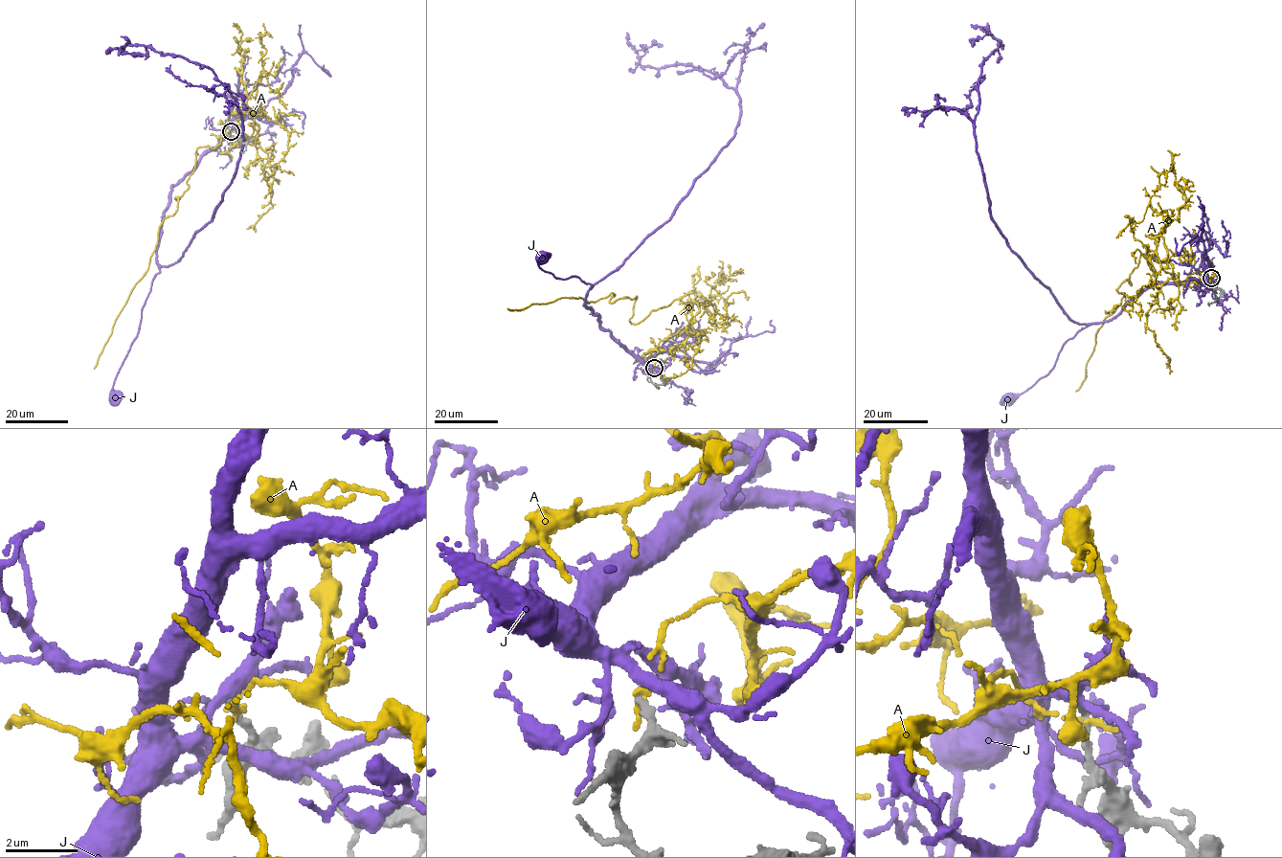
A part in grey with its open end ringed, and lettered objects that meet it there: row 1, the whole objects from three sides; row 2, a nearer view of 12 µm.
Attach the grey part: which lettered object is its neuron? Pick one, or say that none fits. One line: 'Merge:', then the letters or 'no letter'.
Merge: no letter

